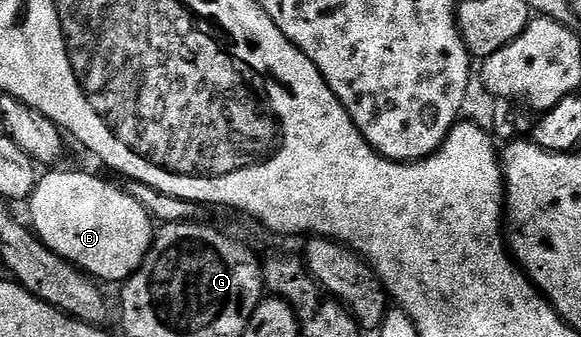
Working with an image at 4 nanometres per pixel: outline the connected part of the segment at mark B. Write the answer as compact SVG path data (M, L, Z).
M55 168L44 173L35 183L29 199L30 225L40 240L57 256L71 262L96 280L122 284L139 269L153 245L153 219L145 207L126 189L114 186L95 174L82 174L79 170Z

